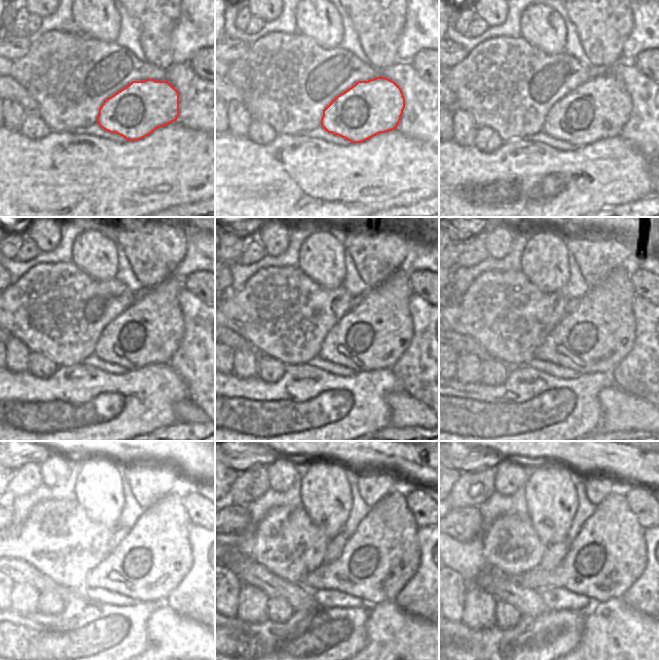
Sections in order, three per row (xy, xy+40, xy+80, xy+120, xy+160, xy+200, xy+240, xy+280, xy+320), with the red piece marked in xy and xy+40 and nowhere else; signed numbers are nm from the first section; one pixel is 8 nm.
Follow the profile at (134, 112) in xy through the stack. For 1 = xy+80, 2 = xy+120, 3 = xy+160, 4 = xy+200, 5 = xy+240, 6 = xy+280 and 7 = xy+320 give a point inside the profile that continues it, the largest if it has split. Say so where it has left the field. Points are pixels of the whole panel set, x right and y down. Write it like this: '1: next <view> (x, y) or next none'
1: next xy+80 (598, 109)
2: next xy+120 (151, 330)
3: next xy+160 (373, 335)
4: next xy+200 (600, 333)
5: next xy+240 (155, 556)
6: next xy+280 (378, 560)
7: next xy+320 (609, 554)

